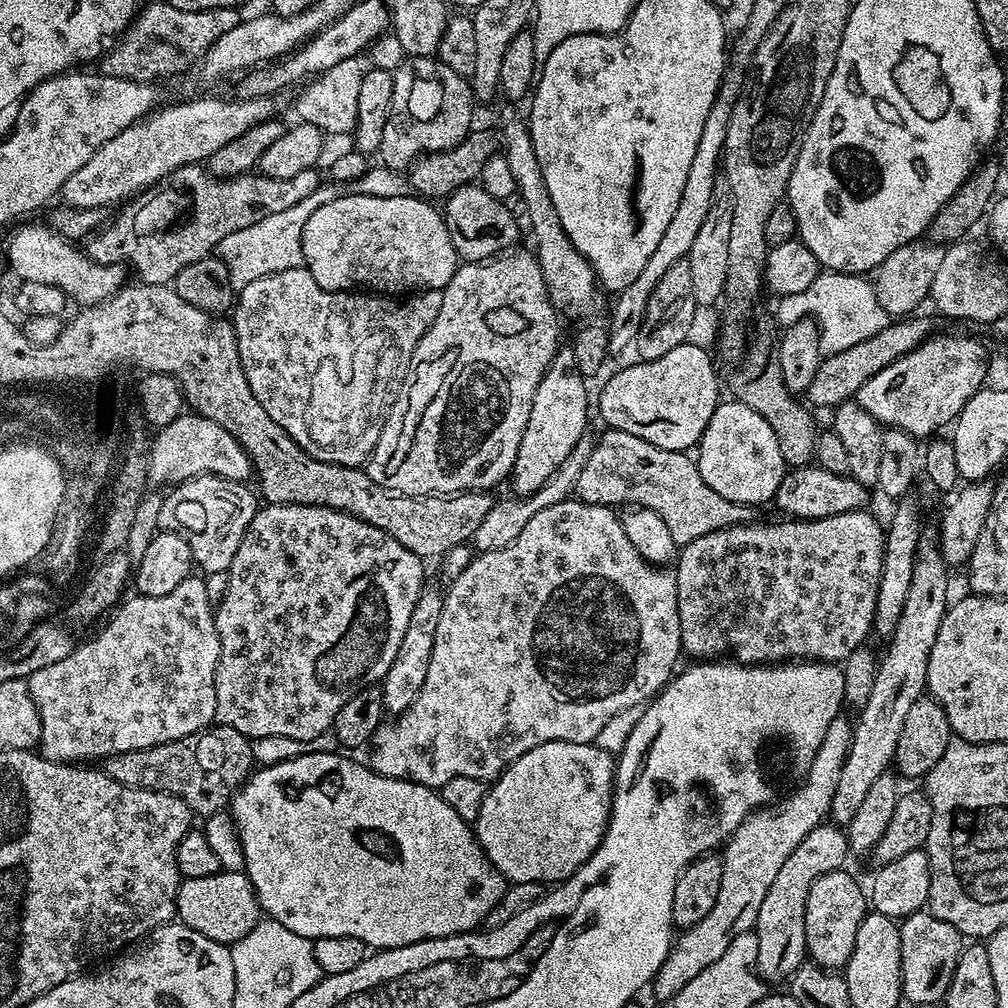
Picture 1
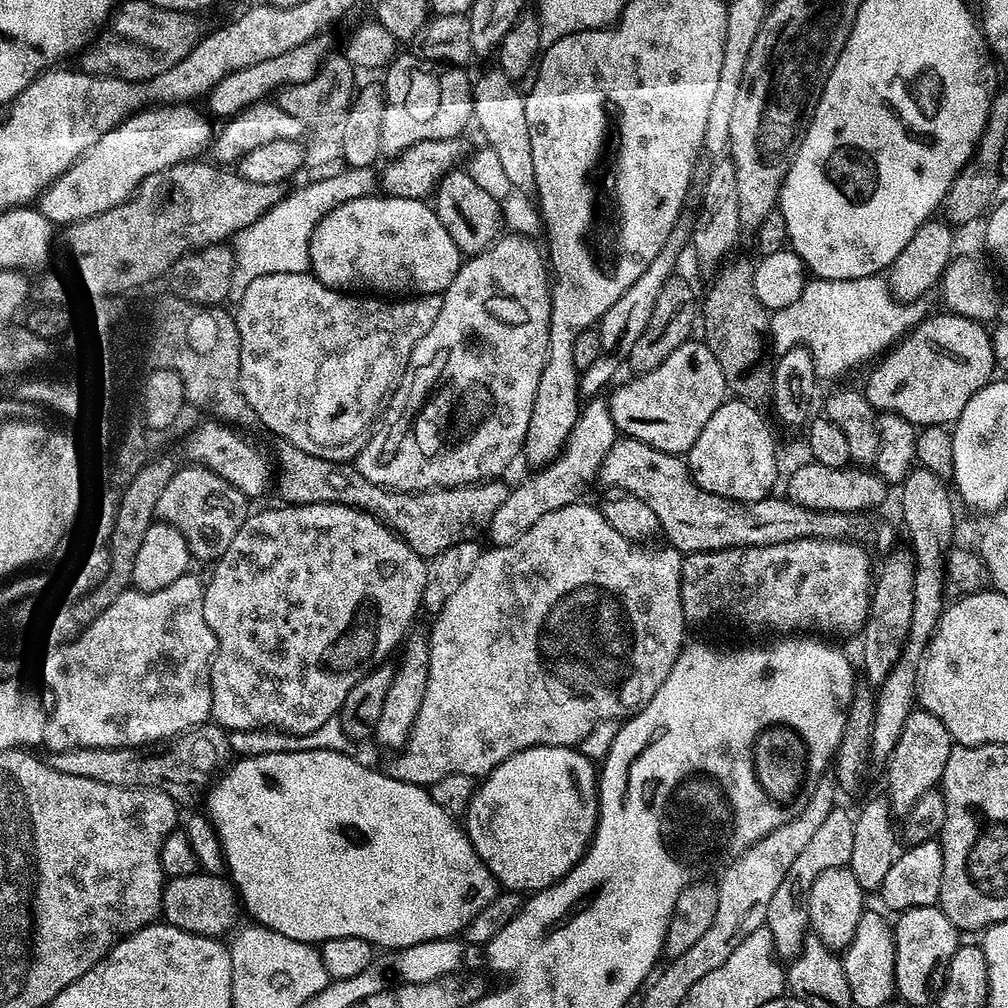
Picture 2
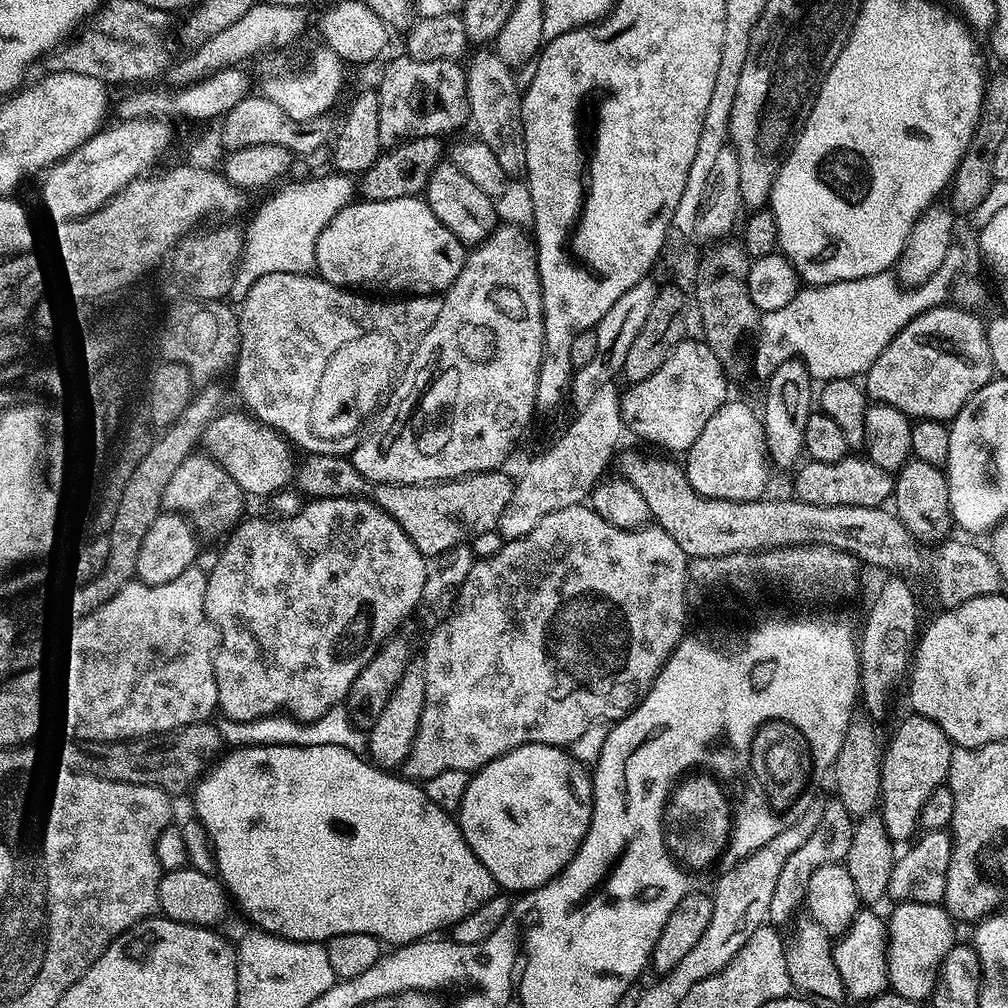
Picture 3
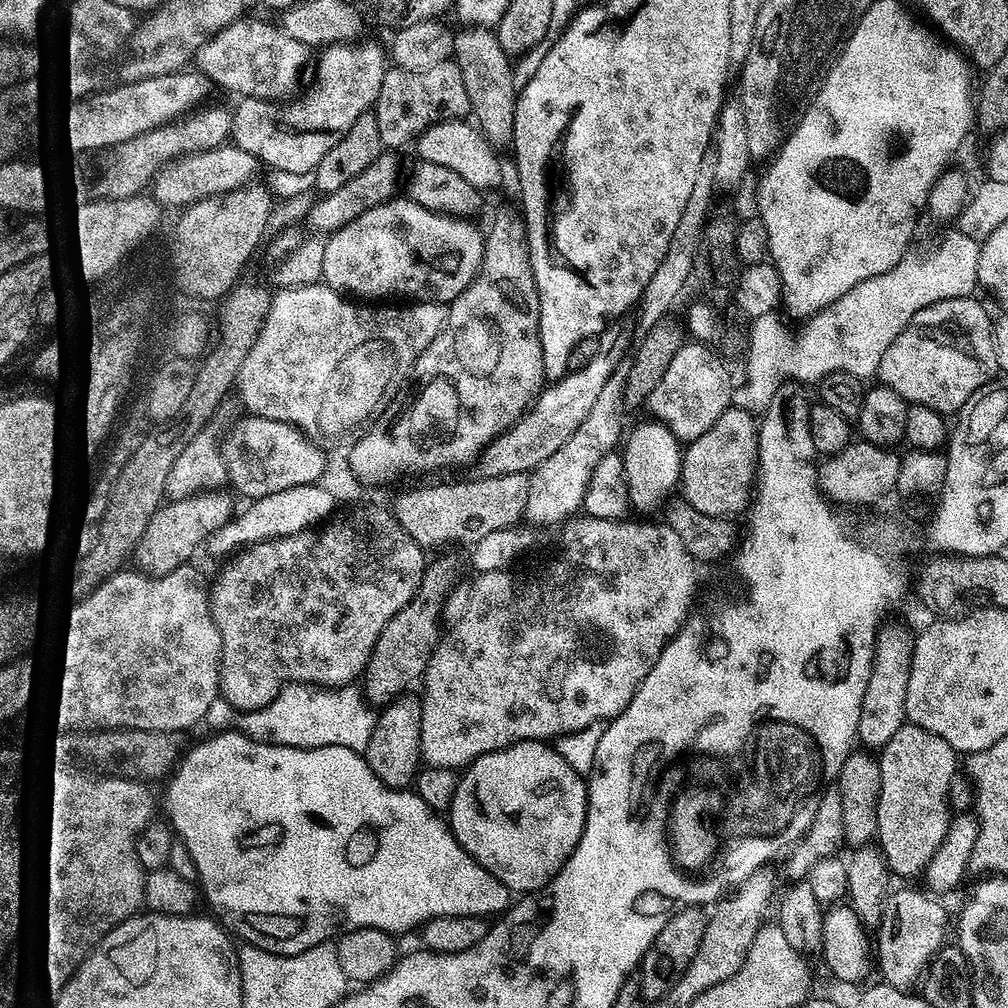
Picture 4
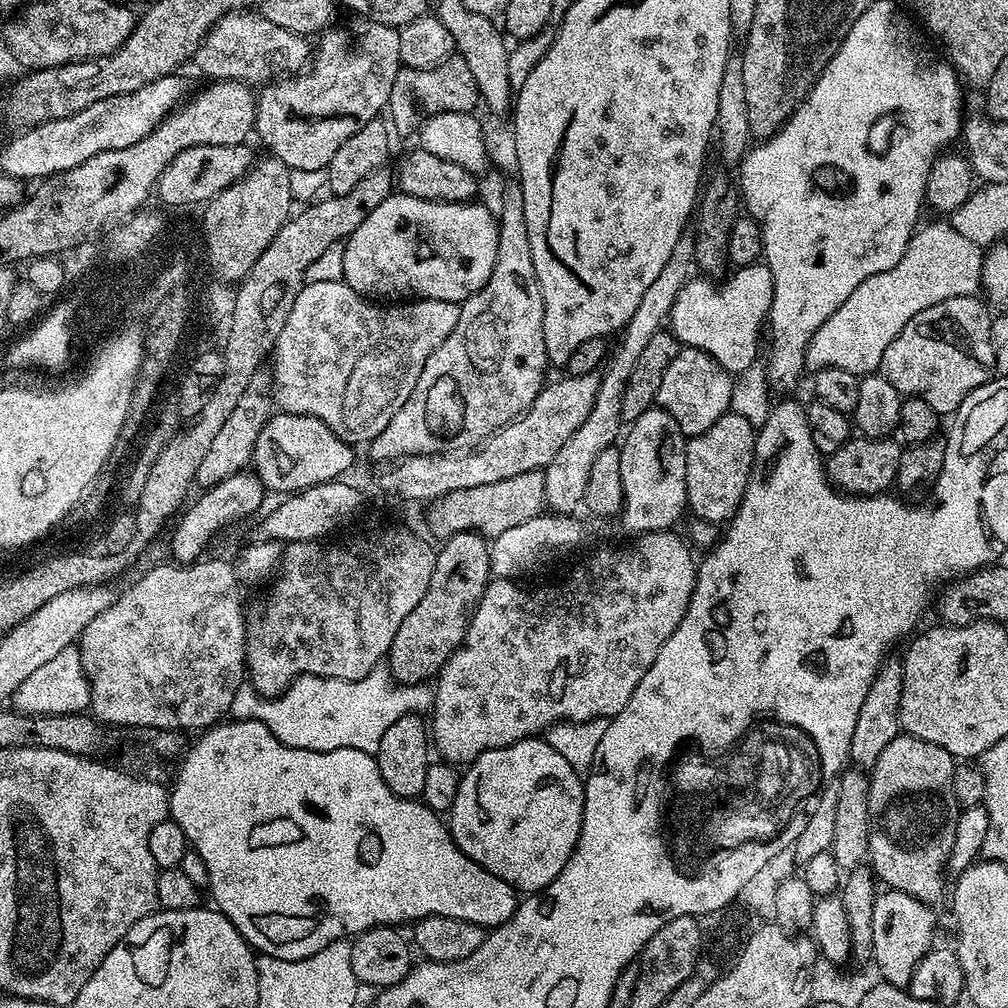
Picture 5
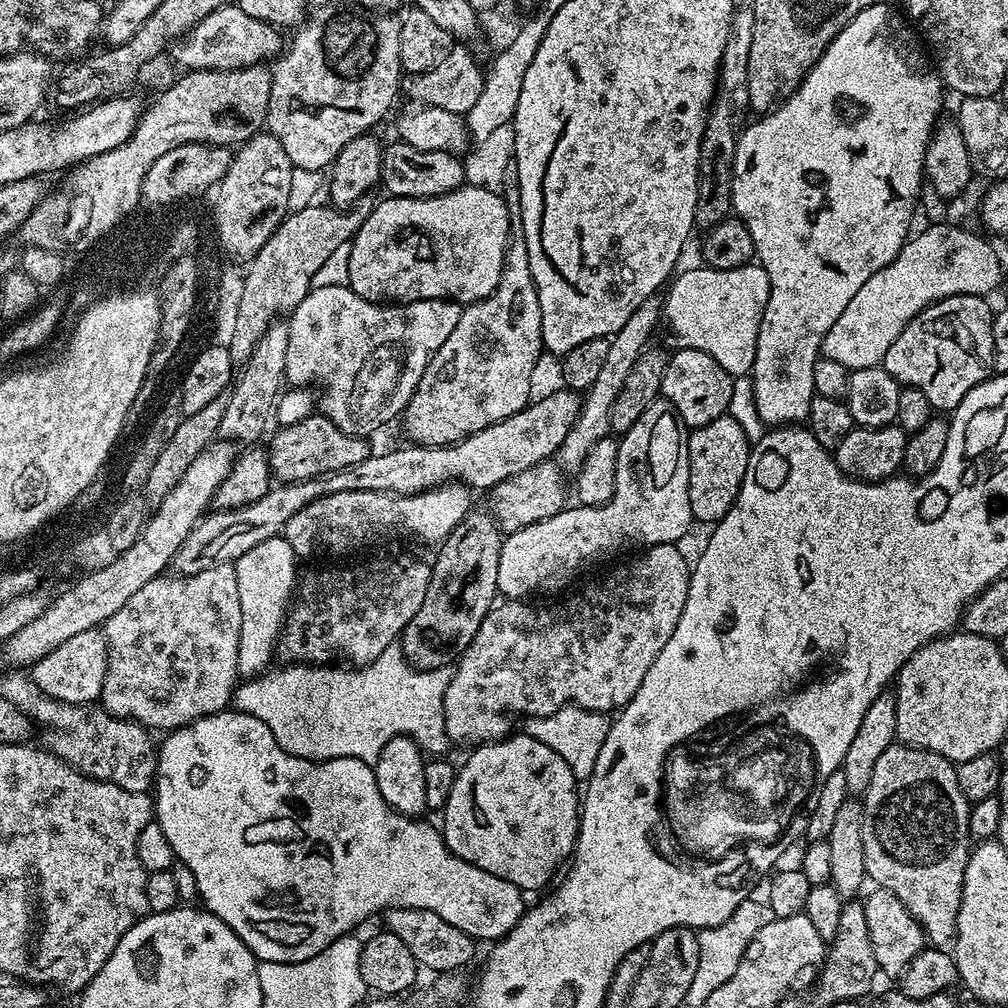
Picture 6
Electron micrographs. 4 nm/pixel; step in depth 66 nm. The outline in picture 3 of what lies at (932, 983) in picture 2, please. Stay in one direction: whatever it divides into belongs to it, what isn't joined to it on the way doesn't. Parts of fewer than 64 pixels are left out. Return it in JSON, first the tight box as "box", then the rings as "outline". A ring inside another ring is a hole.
{"box":[886,901,954,1002],"outline":[[[906,901],[897,903],[896,909],[886,916],[886,931],[888,933],[888,988],[902,998],[910,998],[917,1002],[927,1001],[932,995],[940,972],[940,963],[952,949],[954,937],[952,927],[954,921],[939,903],[923,904],[922,902]]]}

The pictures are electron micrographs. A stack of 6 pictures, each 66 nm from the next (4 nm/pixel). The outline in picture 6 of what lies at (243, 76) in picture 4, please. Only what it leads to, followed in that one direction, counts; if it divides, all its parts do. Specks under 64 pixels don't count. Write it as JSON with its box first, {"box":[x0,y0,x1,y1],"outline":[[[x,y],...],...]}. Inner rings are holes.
{"box":[170,2,281,70],"outline":[[[230,2],[225,8],[214,10],[214,14],[206,14],[206,18],[195,24],[191,32],[183,37],[182,42],[173,43],[170,56],[172,52],[173,58],[184,70],[245,68],[251,64],[264,64],[271,61],[281,51],[279,35],[281,33],[271,24],[252,18],[246,14],[246,11]]]}

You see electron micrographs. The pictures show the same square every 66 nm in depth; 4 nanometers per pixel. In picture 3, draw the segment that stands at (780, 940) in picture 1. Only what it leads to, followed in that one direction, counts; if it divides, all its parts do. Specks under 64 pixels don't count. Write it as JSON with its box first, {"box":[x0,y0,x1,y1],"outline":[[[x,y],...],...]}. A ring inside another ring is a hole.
{"box":[768,798,854,925],"outline":[[[830,798],[820,808],[820,821],[818,826],[814,826],[814,834],[786,858],[786,866],[782,866],[782,874],[778,874],[778,882],[774,886],[774,898],[770,898],[770,910],[768,920],[773,925],[783,925],[783,920],[789,921],[797,909],[796,907],[805,903],[810,886],[810,874],[818,870],[818,866],[827,864],[838,864],[847,861],[850,854],[850,842],[852,841],[852,830],[854,827],[854,817],[851,816],[842,802],[837,798]]]}

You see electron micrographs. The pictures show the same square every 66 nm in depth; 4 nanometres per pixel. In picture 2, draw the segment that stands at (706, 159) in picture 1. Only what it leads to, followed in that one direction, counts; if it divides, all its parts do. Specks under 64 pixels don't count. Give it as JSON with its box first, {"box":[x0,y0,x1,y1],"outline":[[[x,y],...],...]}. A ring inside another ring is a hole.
{"box":[580,230,686,398],"outline":[[[680,230],[673,231],[668,241],[662,246],[662,250],[658,250],[654,262],[646,266],[642,278],[638,278],[638,282],[634,282],[634,286],[630,286],[630,290],[626,290],[626,294],[622,294],[622,298],[618,298],[618,302],[614,302],[614,306],[610,306],[610,310],[606,310],[606,314],[600,317],[598,321],[600,353],[598,358],[594,358],[594,366],[586,369],[580,377],[581,397],[592,398],[603,393],[600,391],[604,387],[607,389],[613,383],[611,382],[612,375],[620,367],[622,369],[625,367],[634,342],[638,342],[642,330],[646,330],[646,322],[650,322],[650,313],[654,310],[654,302],[658,302],[659,291],[667,280],[673,279],[675,272],[672,271],[676,268],[676,259],[680,256],[680,247],[683,244],[684,246],[686,244],[685,233],[683,236]]]}

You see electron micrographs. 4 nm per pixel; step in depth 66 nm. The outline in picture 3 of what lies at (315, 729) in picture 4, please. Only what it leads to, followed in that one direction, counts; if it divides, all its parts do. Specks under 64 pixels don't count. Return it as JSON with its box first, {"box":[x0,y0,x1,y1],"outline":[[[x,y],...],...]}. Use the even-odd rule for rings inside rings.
{"box":[218,706,366,754],"outline":[[[344,706],[331,708],[330,711],[322,714],[318,719],[307,722],[293,718],[288,714],[263,716],[257,720],[229,720],[224,718],[221,719],[221,721],[221,724],[218,724],[218,735],[225,745],[231,746],[232,748],[249,748],[255,744],[297,744],[303,748],[306,746],[342,746],[346,750],[357,754],[363,753],[366,748],[365,729],[352,719],[352,713]]]}

